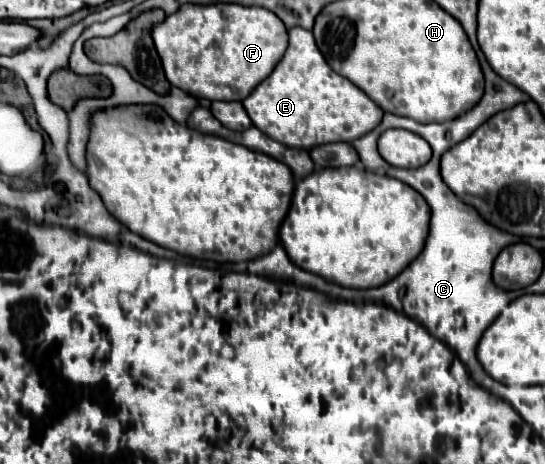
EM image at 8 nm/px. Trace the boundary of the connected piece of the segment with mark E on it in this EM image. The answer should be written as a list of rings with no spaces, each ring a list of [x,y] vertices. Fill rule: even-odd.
[[[290,28],[288,36],[288,50],[274,72],[242,102],[252,124],[260,128],[260,132],[280,144],[310,150],[312,146],[328,142],[352,142],[380,124],[384,110],[326,64],[310,30]]]

